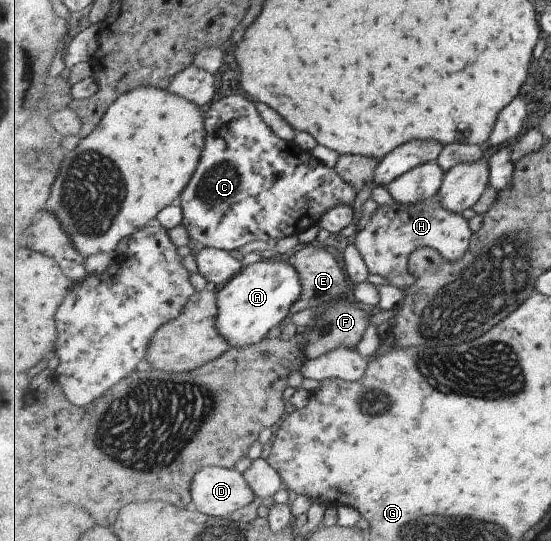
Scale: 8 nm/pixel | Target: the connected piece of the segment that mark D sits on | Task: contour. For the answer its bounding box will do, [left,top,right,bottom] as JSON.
[191,465,258,518]

